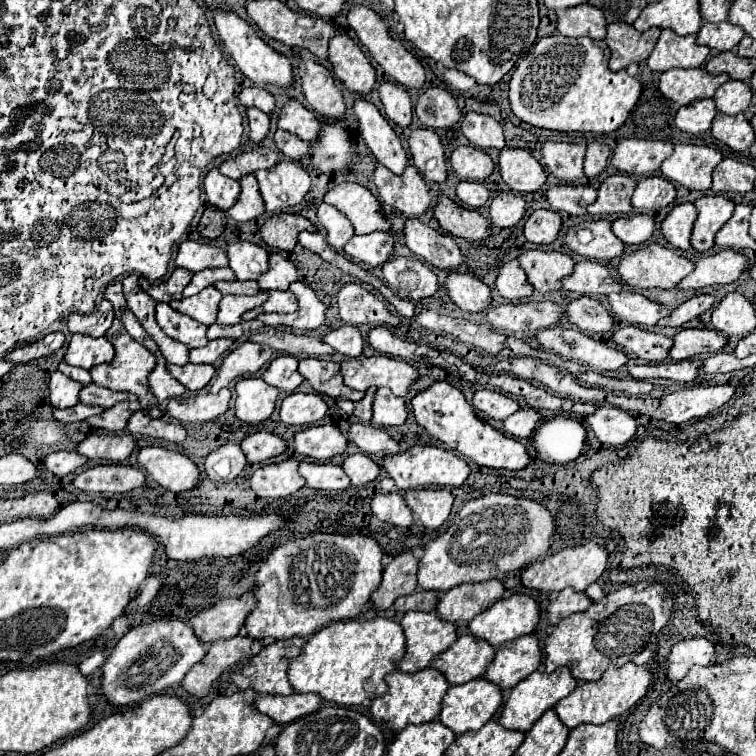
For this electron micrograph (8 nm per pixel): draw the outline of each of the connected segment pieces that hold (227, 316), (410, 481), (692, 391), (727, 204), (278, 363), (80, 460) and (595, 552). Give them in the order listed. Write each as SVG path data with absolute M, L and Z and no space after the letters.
M261 290L255 296L223 296L221 306L219 306L219 314L217 314L217 322L221 324L239 324L243 312L253 310L255 306L261 306L269 296Z
M413 446L403 454L385 456L383 468L395 482L399 490L413 490L413 488L425 488L425 486L461 486L469 476L469 466L463 458L451 454L449 450L441 450L435 446Z
M725 384L725 386L695 386L695 388L677 390L673 394L657 398L657 400L651 400L651 398L631 398L631 396L623 396L623 394L621 396L605 394L601 398L601 404L617 406L621 410L629 410L635 416L645 414L645 416L659 418L659 420L665 420L665 422L671 422L671 424L681 424L681 422L687 422L687 420L693 420L693 418L705 418L707 414L719 410L723 404L727 404L731 400L733 394L735 394L735 388L729 386L729 384Z
M703 196L695 202L697 206L697 220L691 234L691 246L697 252L707 252L715 246L715 234L719 228L731 218L735 202L725 196Z
M279 356L275 358L269 368L265 370L263 374L263 380L269 384L269 386L275 386L277 390L283 390L283 392L295 392L297 386L305 380L299 370L297 370L297 364L299 360L293 358L293 356Z
M53 452L45 458L43 466L45 470L57 474L57 476L67 476L79 468L83 468L87 464L87 458L77 454L77 452Z
M587 542L583 546L573 546L573 548L565 548L557 554L545 556L537 562L533 562L531 566L527 566L521 574L521 584L525 588L531 590L539 590L539 592L559 592L567 586L571 586L575 592L583 592L589 584L593 584L605 570L607 564L607 550L595 542Z

